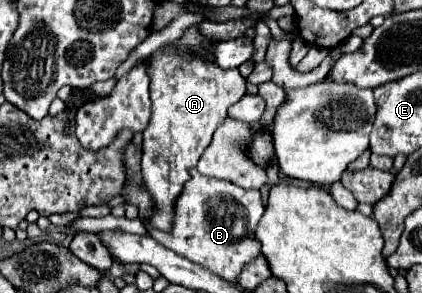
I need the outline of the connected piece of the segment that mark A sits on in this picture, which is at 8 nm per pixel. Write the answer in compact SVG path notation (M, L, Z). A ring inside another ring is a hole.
M193 25L189 27L183 37L175 43L171 43L169 47L163 47L159 51L155 51L151 55L151 65L149 65L149 75L151 75L151 121L149 127L143 131L143 157L141 157L141 179L143 185L147 189L147 193L153 199L153 215L145 219L145 223L153 229L161 229L161 231L171 231L173 225L173 217L175 217L175 201L179 197L179 193L183 191L183 185L189 179L189 169L193 169L199 161L199 157L203 155L203 151L207 149L207 145L211 143L211 137L215 133L215 129L225 121L227 117L227 109L237 103L243 95L245 95L245 77L239 73L239 69L221 69L211 61L205 61L203 57L199 57L195 51L201 45L207 45L209 41L205 41L199 35L199 29ZM173 47L183 49L187 55L179 57L175 55Z

